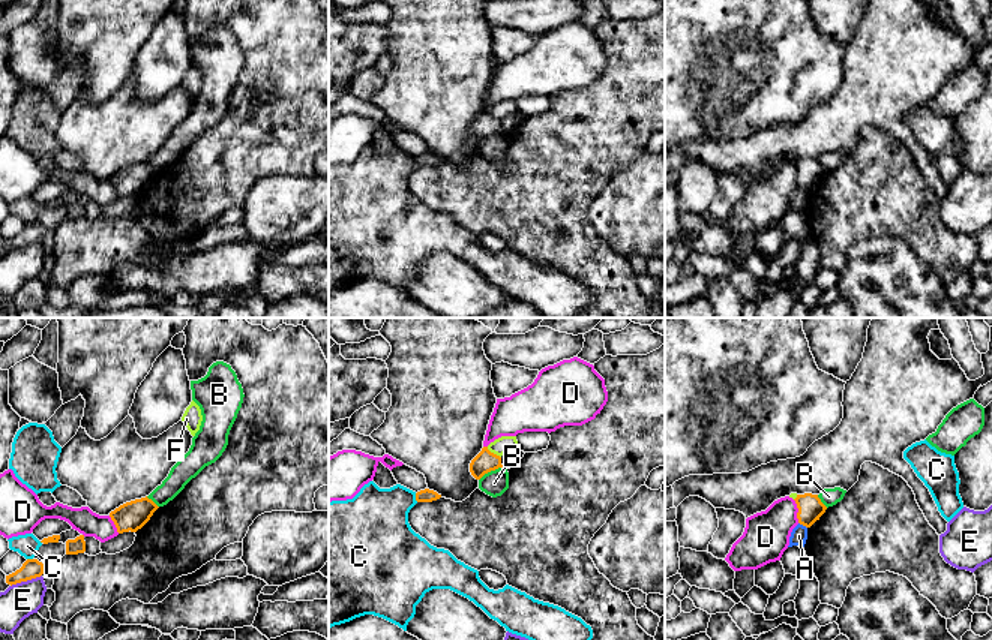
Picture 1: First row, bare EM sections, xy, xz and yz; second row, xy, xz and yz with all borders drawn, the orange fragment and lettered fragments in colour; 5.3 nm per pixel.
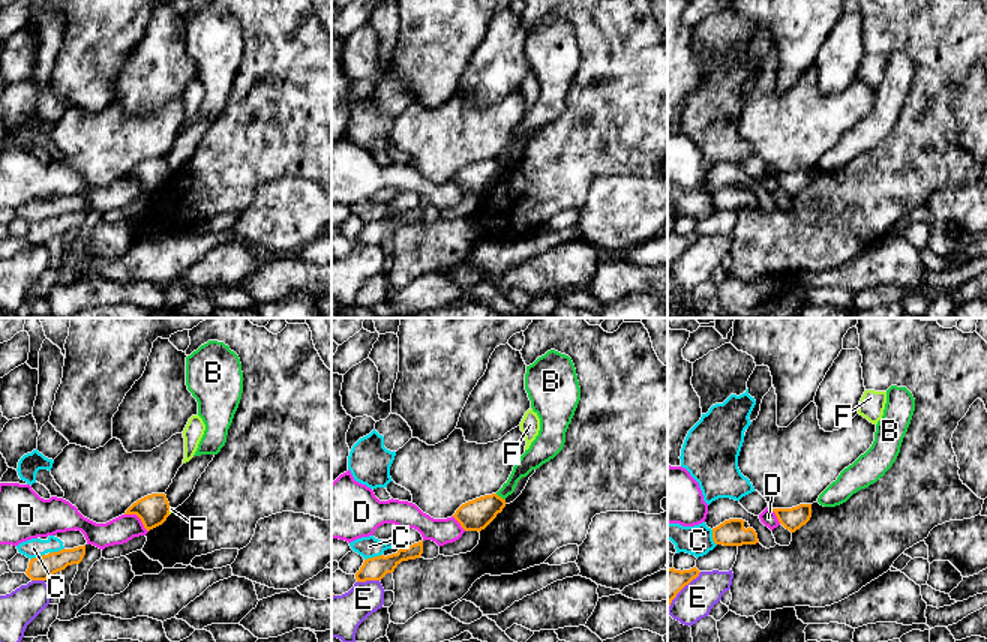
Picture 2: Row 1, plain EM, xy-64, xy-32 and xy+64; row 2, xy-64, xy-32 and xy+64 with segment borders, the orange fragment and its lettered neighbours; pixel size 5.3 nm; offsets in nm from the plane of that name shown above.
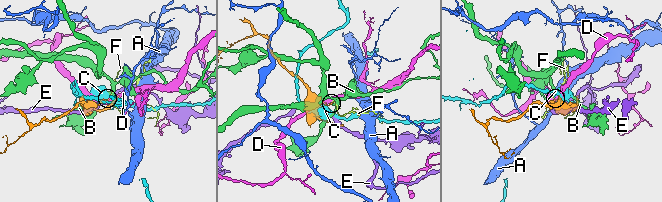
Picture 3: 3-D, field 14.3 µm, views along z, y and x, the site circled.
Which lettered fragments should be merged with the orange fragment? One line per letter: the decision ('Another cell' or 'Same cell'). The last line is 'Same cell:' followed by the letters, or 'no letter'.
A: Another cell
B: Another cell
C: Another cell
D: Another cell
E: Another cell
F: Another cell
Same cell: no letter

